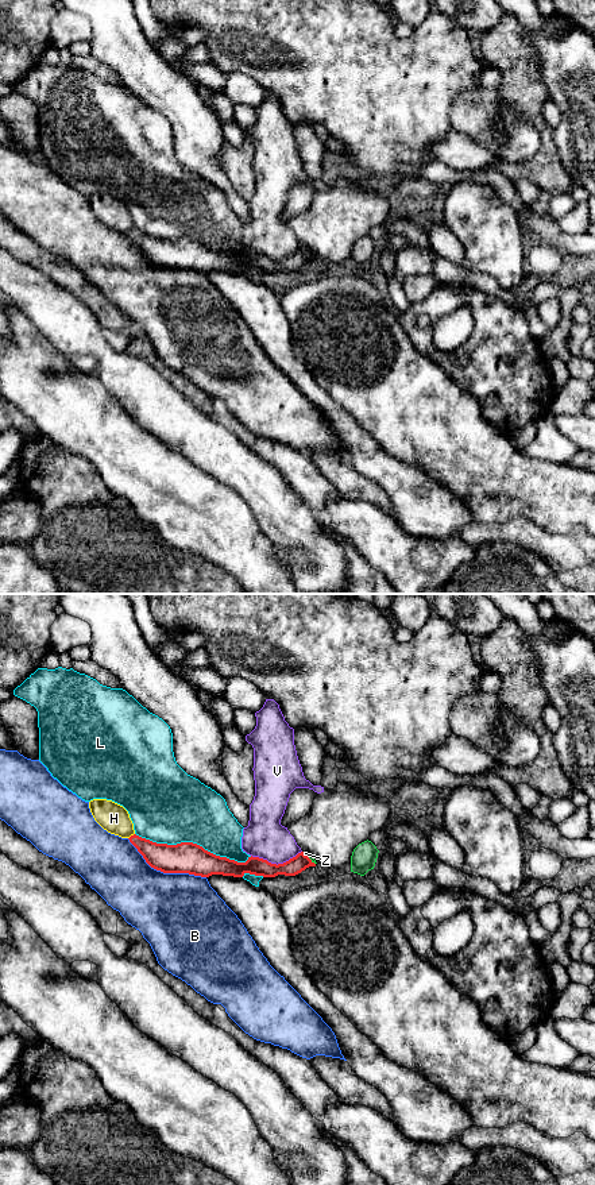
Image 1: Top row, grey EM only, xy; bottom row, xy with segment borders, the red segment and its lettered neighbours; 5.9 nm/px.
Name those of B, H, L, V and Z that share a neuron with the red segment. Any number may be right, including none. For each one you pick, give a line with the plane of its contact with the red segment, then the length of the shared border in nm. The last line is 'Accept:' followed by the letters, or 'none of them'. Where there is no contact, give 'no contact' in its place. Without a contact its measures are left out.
Accept: none of them

